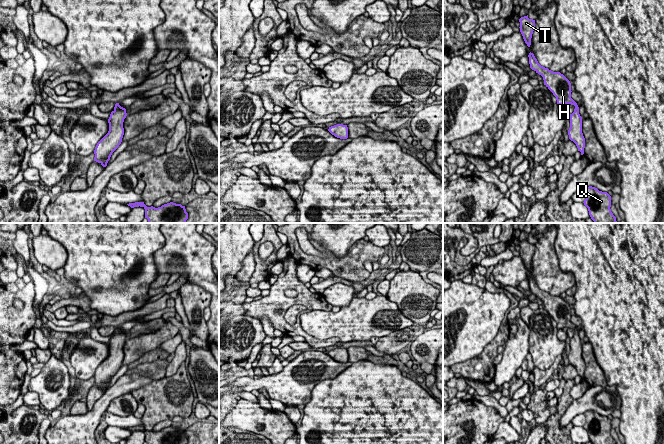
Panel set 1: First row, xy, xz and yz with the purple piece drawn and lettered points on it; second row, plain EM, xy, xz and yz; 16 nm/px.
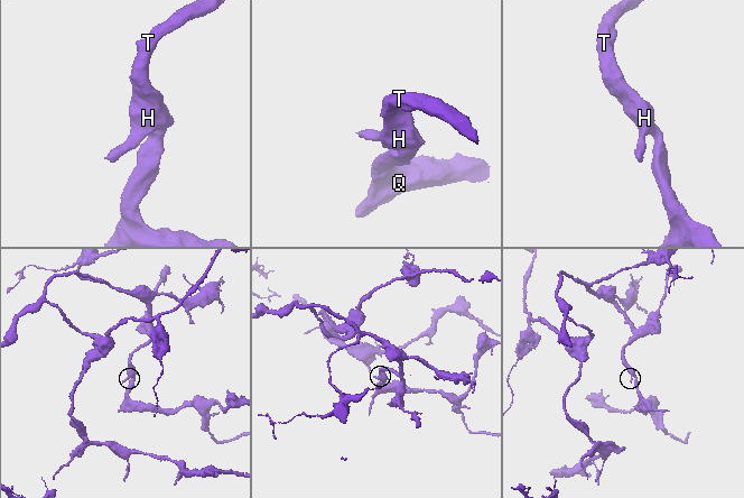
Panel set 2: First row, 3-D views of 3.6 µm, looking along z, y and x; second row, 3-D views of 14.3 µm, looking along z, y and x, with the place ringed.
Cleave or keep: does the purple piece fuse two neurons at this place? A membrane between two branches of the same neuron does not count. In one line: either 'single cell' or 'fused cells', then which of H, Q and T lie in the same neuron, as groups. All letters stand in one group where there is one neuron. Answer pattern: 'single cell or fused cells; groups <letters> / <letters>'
single cell; groups H Q T

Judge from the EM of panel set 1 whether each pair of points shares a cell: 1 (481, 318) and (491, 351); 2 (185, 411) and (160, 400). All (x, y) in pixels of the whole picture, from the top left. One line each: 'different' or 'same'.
1: different
2: same

